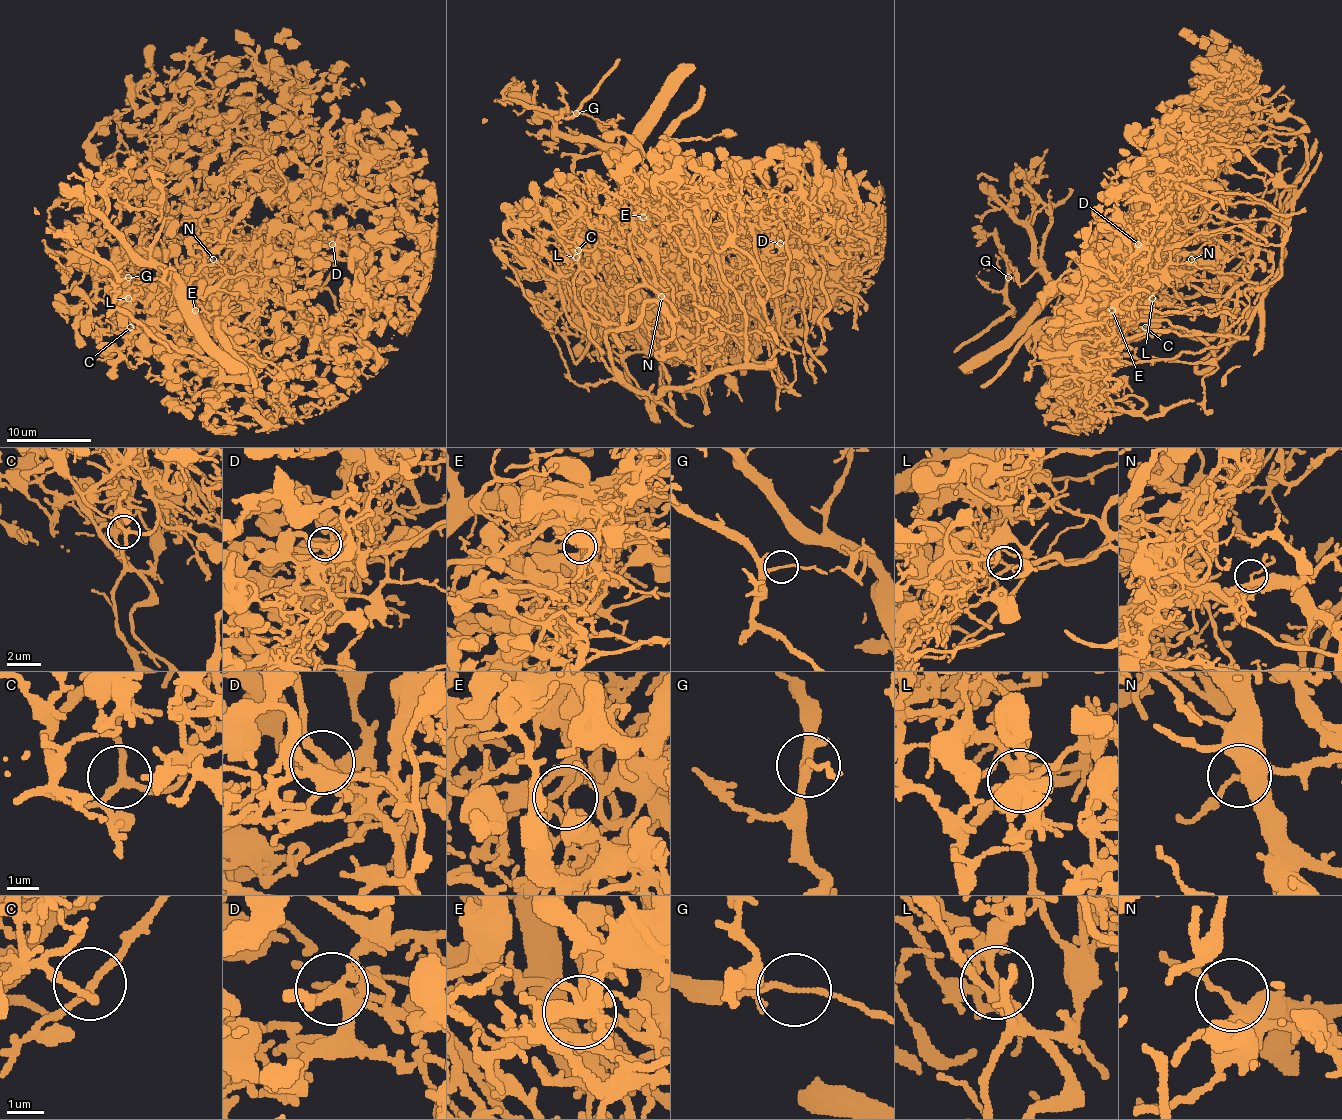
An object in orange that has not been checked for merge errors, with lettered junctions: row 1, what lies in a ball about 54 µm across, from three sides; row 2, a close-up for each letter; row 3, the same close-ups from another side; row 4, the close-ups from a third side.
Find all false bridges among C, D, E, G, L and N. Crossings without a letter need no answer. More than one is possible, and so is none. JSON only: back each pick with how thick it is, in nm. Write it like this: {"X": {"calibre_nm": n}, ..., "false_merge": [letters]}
{"E": {"calibre_nm": 170}, "G": {"calibre_nm": 130}, "L": {"calibre_nm": 200}, "false_merge": ["E", "G", "L"]}

